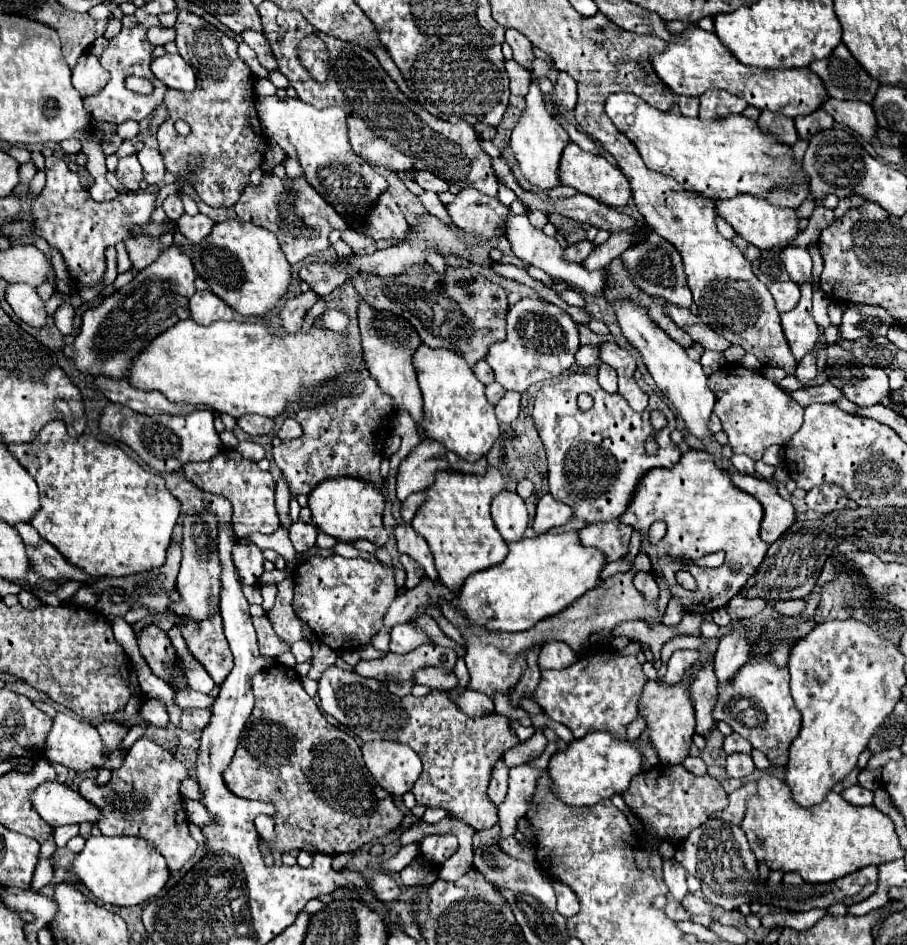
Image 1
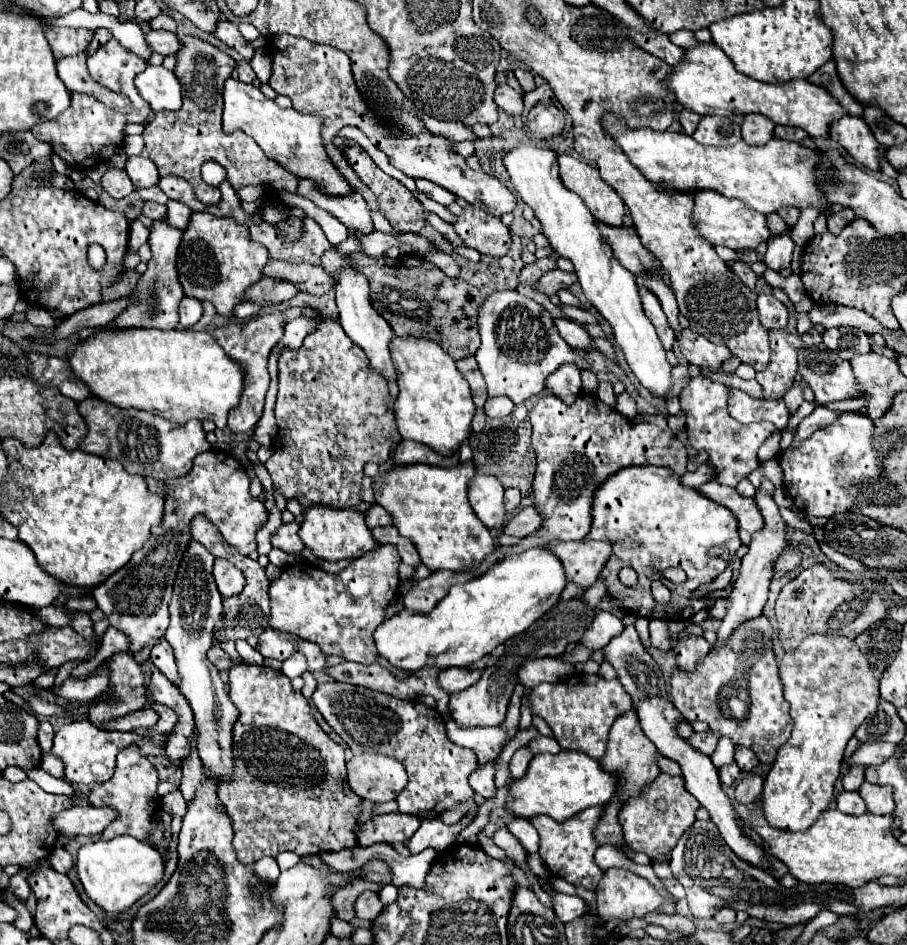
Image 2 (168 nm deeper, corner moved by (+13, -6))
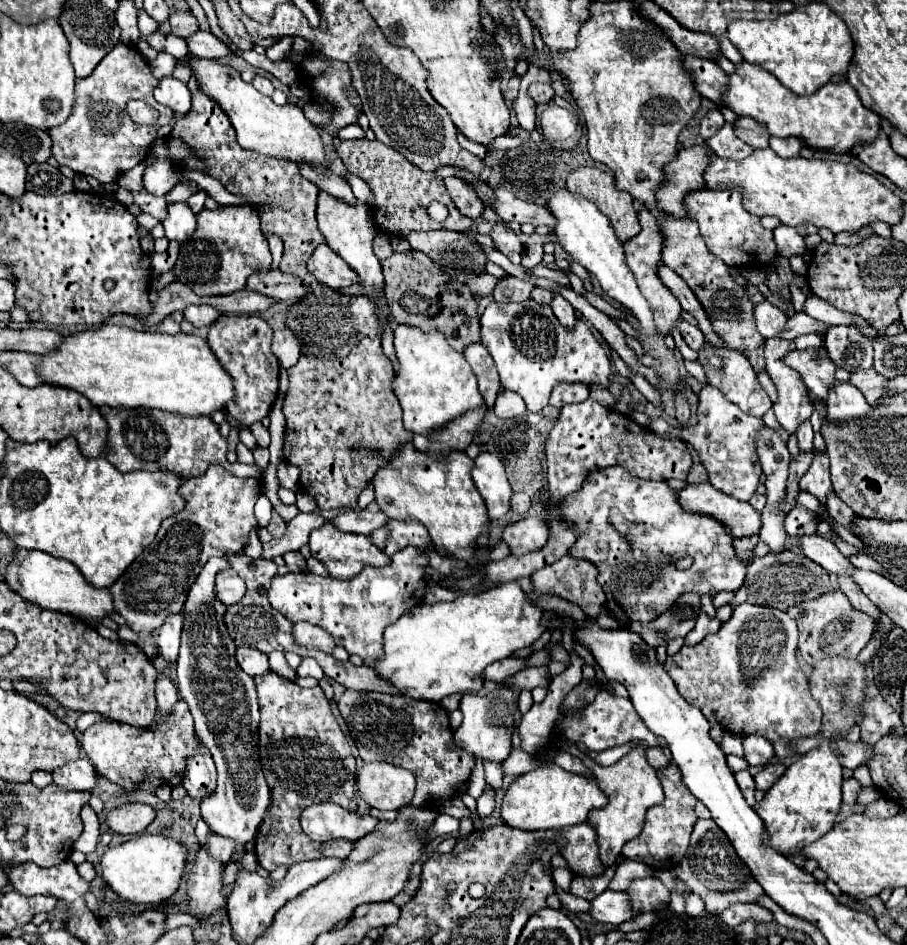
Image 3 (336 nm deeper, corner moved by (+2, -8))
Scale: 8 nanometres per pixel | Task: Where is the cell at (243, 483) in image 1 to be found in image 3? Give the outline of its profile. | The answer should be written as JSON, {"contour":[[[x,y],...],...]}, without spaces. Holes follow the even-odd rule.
{"contour":[[[211,464],[205,474],[183,480],[179,494],[187,500],[185,510],[175,516],[175,522],[161,524],[157,538],[111,586],[115,610],[127,620],[129,628],[139,634],[137,646],[149,658],[157,654],[151,632],[161,626],[169,614],[181,612],[187,592],[205,562],[211,556],[225,556],[247,546],[249,532],[257,526],[253,506],[261,494],[261,482],[257,478],[237,478],[223,466]]]}

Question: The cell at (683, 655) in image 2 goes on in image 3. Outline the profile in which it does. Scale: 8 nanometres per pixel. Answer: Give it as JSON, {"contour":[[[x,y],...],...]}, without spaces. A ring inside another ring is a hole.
{"contour":[[[699,614],[699,618],[697,618],[697,624],[695,624],[695,628],[691,630],[691,634],[685,638],[685,644],[689,644],[689,646],[693,646],[693,644],[699,644],[707,634],[715,634],[717,630],[719,630],[719,626],[721,626],[721,622],[717,620],[717,618],[709,618],[707,614]]]}

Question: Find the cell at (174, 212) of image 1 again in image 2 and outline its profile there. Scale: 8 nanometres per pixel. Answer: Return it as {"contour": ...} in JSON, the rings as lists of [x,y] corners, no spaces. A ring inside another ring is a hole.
{"contour":[[[144,202],[142,214],[152,218],[152,220],[162,220],[162,218],[166,218],[166,206],[164,204],[156,204],[156,202]]]}

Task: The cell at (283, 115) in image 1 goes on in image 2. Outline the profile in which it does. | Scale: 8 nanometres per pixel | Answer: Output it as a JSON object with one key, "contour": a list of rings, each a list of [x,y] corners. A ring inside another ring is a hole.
{"contour":[[[226,80],[224,86],[224,132],[242,130],[252,136],[270,160],[276,160],[282,168],[298,178],[314,180],[316,186],[328,196],[348,196],[354,188],[340,174],[334,162],[328,158],[322,142],[322,118],[300,114],[294,108],[280,108],[274,100],[266,98],[256,86],[240,80]]]}

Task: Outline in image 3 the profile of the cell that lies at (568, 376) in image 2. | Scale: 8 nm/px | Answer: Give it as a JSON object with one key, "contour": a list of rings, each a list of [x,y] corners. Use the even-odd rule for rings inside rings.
{"contour":[[[557,384],[553,388],[549,404],[555,408],[561,408],[563,404],[573,404],[589,398],[589,386],[585,384]]]}

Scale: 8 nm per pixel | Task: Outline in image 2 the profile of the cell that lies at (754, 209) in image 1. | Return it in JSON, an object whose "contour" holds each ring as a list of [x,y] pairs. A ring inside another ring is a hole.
{"contour":[[[696,192],[694,194],[694,224],[698,232],[712,244],[712,246],[728,246],[732,250],[754,250],[760,242],[770,238],[770,228],[766,224],[766,216],[754,212],[744,206],[742,200],[726,198],[718,192]]]}

